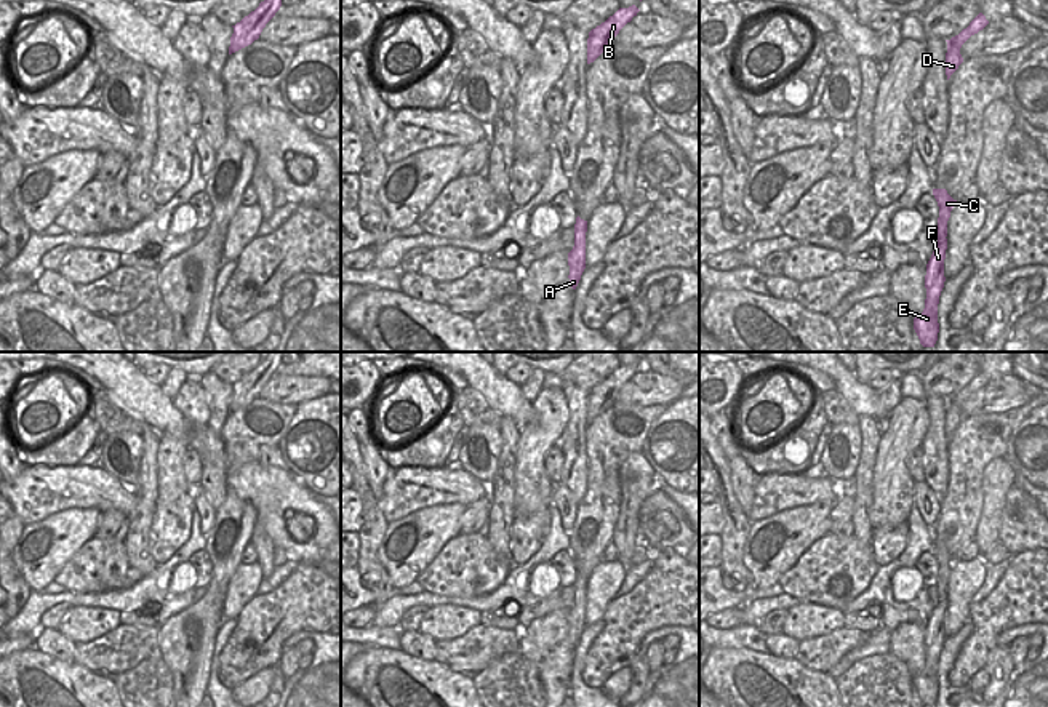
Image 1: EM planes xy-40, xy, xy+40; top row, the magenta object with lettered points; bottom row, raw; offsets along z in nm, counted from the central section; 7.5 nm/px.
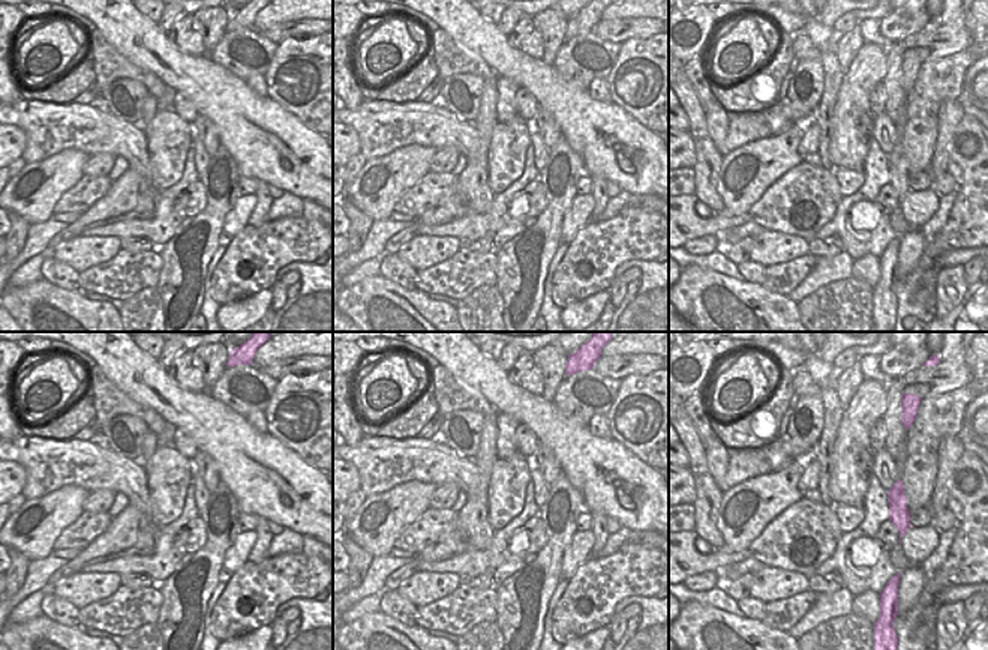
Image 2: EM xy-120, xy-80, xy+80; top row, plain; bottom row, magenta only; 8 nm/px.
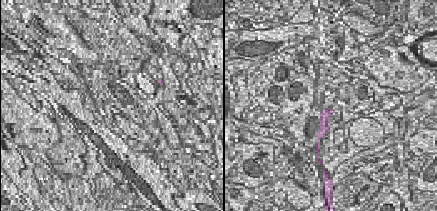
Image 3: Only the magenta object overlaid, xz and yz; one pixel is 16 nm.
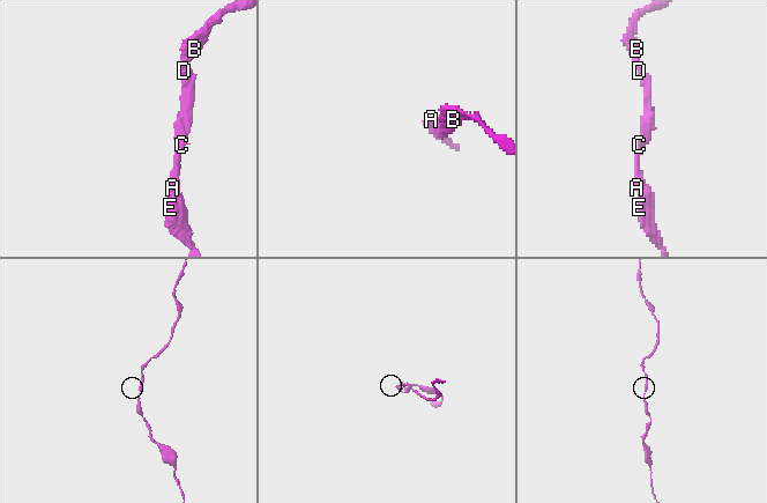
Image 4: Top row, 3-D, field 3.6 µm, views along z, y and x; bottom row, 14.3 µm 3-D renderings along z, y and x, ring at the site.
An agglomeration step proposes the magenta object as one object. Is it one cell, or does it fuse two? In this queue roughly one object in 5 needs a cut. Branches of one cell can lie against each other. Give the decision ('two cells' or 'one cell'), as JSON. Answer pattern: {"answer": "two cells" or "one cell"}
{"answer": "one cell"}

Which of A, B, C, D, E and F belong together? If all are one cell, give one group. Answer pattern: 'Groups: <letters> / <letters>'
Groups: A B C D E F

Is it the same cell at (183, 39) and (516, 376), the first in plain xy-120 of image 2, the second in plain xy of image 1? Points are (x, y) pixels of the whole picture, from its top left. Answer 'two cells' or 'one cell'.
two cells

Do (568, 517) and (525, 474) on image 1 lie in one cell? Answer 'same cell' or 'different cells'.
different cells

